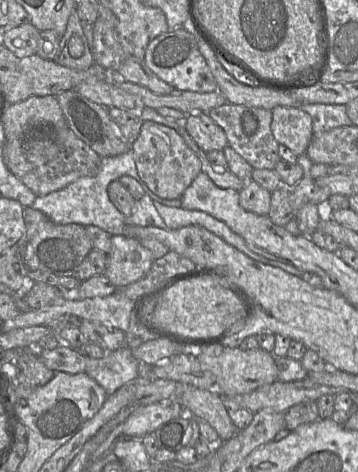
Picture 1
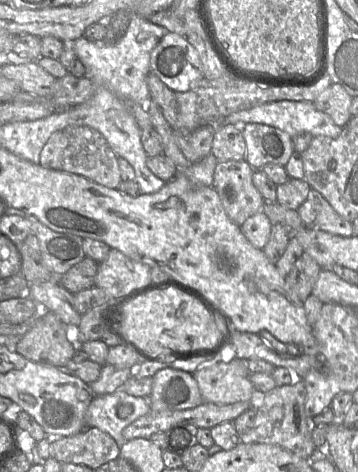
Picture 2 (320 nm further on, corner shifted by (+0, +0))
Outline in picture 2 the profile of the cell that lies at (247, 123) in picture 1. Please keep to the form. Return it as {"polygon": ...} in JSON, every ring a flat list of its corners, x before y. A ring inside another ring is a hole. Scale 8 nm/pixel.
{"polygon":[[260,123,240,125,246,143,245,161,254,169,267,164,285,167,294,153,292,137,286,132]]}

